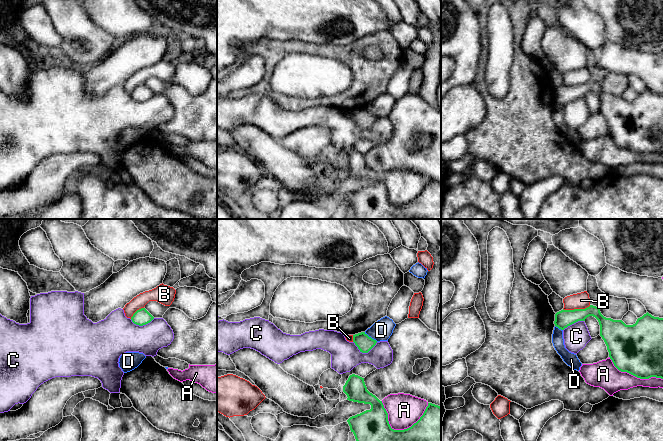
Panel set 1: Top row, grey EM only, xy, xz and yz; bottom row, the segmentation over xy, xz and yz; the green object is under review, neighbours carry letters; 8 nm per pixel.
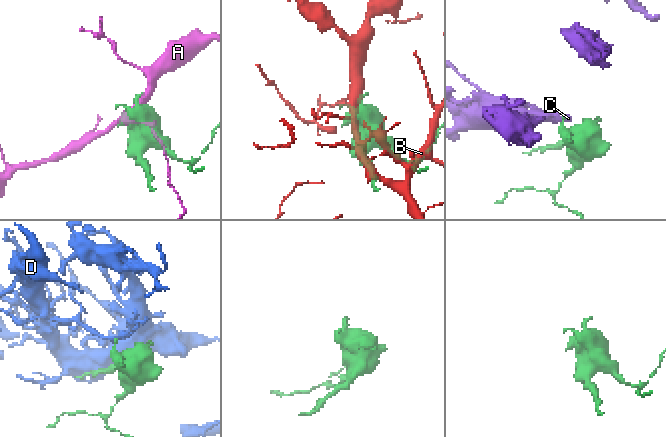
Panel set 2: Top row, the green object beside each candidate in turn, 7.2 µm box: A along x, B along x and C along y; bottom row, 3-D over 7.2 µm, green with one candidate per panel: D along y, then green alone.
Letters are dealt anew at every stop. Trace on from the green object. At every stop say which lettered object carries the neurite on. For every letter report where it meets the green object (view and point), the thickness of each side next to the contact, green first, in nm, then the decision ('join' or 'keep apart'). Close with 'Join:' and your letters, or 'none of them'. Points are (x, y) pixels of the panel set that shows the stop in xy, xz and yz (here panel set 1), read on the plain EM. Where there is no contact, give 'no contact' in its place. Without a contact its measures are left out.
A: meets green in xz at (400, 206); 380 nm thick on the green side, 260 nm on the other; keep apart
B: meets green in yz at (576, 85); 140 nm thick on the green side, 130 nm on the other; keep apart
C: meets green in xz at (364, 128); 130 nm thick on the green side, 240 nm on the other; keep apart
D: meets green in xz at (370, 113); 130 nm thick on the green side, 160 nm on the other; keep apart
Join: none of them

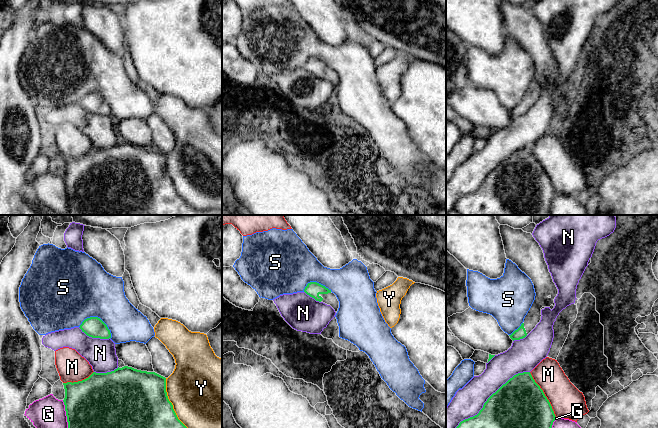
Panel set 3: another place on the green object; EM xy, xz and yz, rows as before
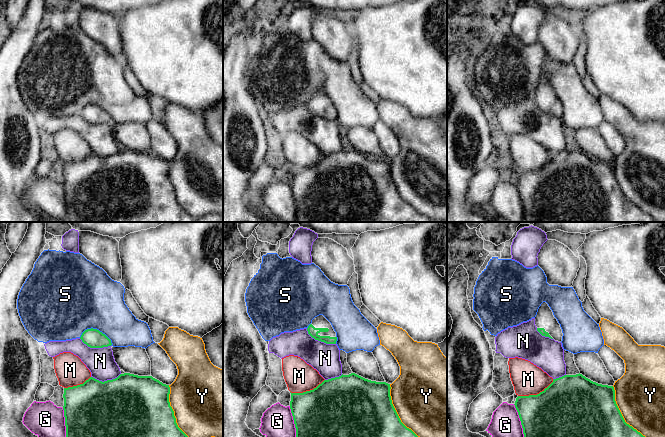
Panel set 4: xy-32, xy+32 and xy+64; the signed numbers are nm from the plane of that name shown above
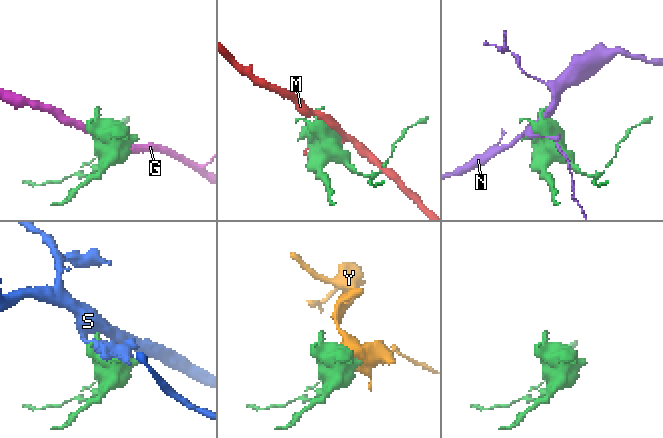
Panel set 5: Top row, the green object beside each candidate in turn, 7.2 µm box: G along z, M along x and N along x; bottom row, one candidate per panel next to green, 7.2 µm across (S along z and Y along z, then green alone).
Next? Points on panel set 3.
G: meets green in xy at (67, 195); 500 nm thick on the green side, 280 nm on the other; keep apart
M: meets green in yz at (544, 171); 500 nm thick on the green side, 260 nm on the other; keep apart
N: meets green in yz at (487, 175); 500 nm thick on the green side, 240 nm on the other; keep apart
S: meets green in xy at (99, 94); 170 nm thick on the green side, 440 nm on the other; keep apart
Y: meets green in xy at (179, 196); 500 nm thick on the green side, 500 nm on the other; keep apart
Join: none of them

